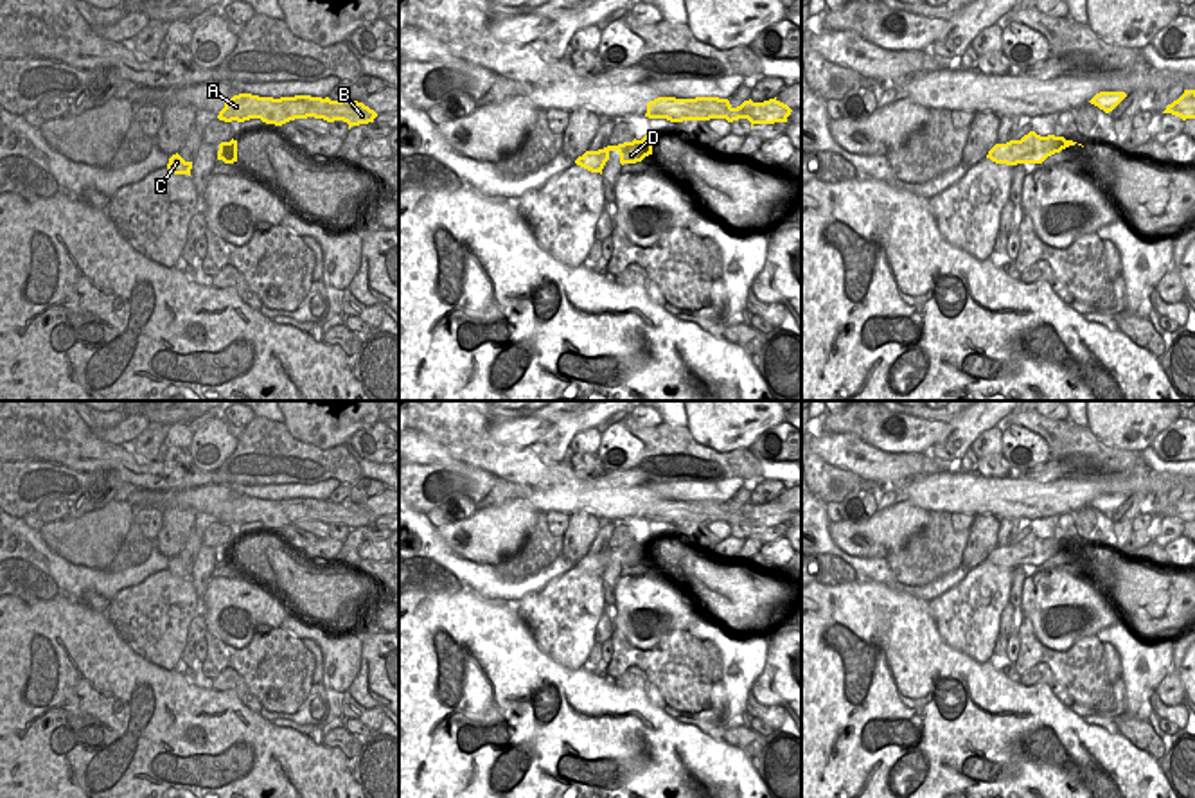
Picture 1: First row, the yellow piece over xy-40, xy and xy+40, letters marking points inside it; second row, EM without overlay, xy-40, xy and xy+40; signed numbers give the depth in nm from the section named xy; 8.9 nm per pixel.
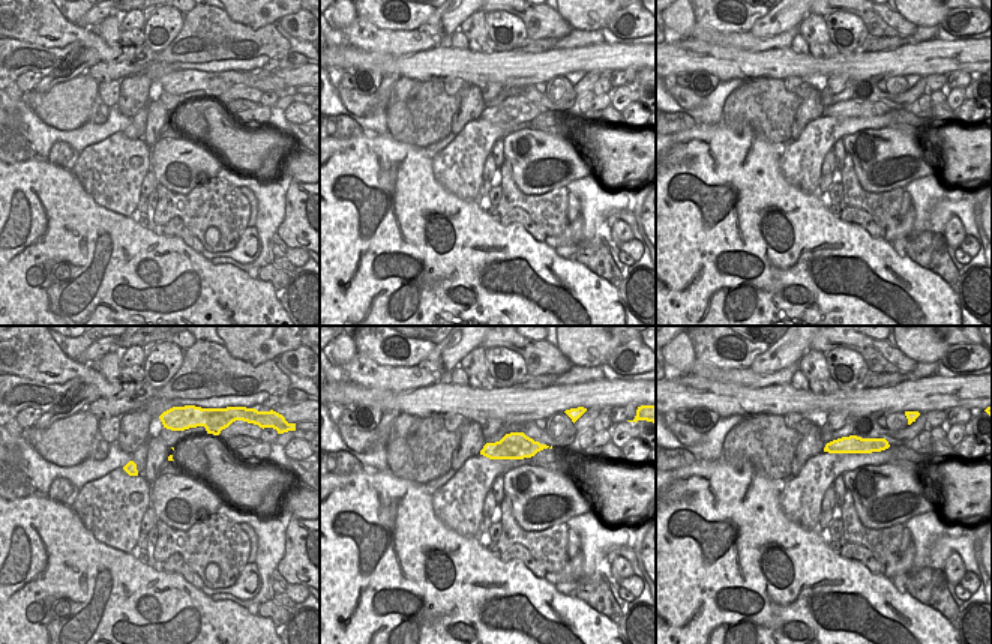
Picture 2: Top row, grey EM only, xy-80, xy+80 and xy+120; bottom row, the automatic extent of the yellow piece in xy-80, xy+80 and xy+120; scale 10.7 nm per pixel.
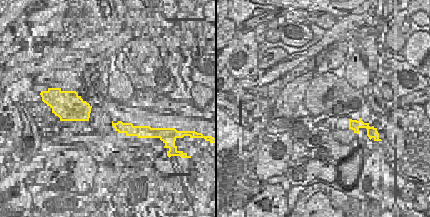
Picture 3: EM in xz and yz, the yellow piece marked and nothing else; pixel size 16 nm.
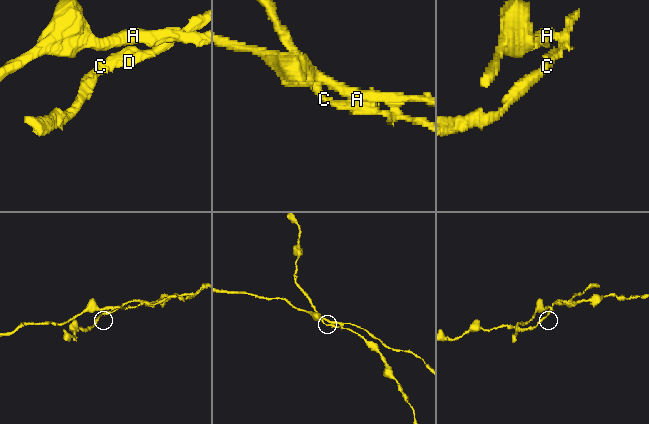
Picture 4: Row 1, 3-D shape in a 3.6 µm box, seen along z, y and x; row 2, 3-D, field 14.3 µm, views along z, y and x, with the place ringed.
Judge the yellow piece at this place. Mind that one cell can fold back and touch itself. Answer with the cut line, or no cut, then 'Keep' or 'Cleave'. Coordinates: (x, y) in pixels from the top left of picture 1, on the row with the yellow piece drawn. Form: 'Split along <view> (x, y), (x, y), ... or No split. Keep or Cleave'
Split along xy (712, 97), (719, 99). Cleave.

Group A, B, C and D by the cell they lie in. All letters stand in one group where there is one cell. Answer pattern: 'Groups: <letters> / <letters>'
Groups: A B / C D.

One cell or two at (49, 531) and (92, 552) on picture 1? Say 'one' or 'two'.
one

